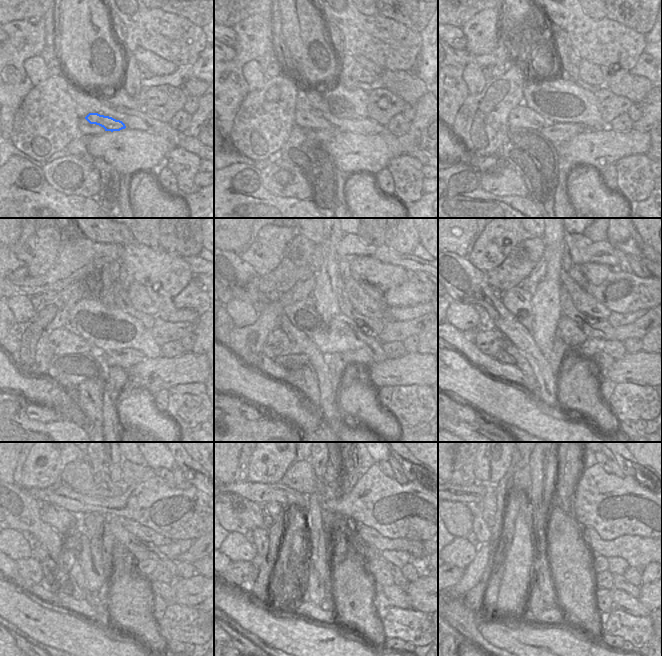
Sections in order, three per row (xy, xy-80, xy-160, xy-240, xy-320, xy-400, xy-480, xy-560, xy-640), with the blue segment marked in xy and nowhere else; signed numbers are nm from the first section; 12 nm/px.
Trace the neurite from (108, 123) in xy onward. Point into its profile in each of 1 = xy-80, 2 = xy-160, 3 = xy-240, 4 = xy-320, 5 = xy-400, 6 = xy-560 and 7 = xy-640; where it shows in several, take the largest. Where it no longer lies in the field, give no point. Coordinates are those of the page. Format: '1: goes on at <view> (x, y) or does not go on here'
1: goes on at xy-80 (304, 119)
2: goes on at xy-160 (520, 117)
3: goes on at xy-240 (63, 341)
4: goes on at xy-320 (277, 344)
5: goes on at xy-400 (490, 341)
6: goes on at xy-560 (237, 573)
7: goes on at xy-640 (458, 572)

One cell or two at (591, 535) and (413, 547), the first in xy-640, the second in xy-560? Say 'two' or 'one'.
one

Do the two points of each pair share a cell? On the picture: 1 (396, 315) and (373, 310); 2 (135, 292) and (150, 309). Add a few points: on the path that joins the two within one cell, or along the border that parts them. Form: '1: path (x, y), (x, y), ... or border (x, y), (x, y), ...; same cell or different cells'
1: border (385, 309), (387, 314); different cells
2: path (138, 296), (146, 305); same cell

